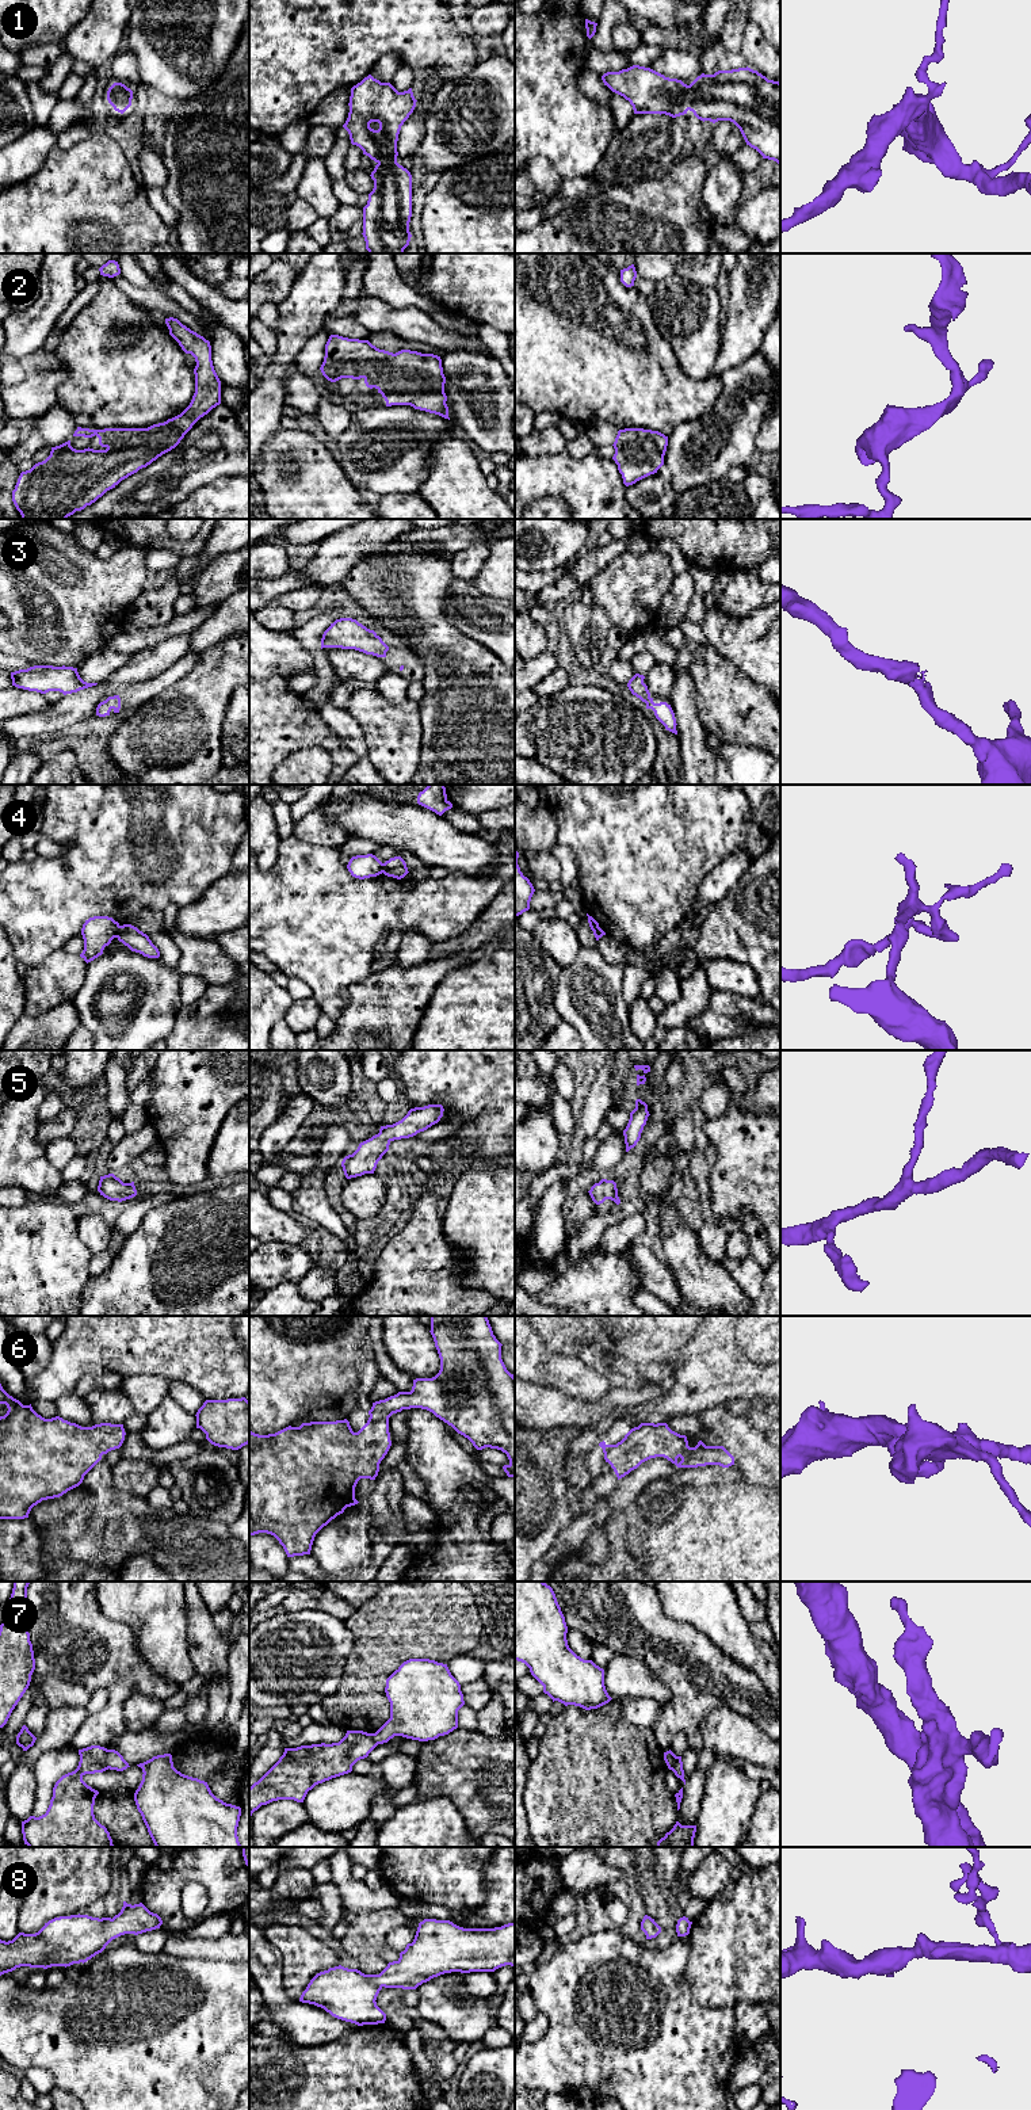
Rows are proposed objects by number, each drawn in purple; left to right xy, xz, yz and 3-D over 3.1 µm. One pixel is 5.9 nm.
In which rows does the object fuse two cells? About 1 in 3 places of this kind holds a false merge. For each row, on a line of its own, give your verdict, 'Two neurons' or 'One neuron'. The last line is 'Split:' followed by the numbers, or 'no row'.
1: One neuron
2: One neuron
3: One neuron
4: Two neurons
5: One neuron
6: One neuron
7: Two neurons
8: One neuron
Split: 4, 7

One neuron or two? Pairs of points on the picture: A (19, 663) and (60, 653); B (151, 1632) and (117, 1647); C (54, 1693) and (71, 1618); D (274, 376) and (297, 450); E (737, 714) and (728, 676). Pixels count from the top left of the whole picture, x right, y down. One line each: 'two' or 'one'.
A: two
B: two
C: two
D: two
E: one

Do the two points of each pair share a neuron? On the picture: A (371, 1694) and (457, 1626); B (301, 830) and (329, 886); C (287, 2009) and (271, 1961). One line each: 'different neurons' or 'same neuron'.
A: same neuron
B: different neurons
C: same neuron

